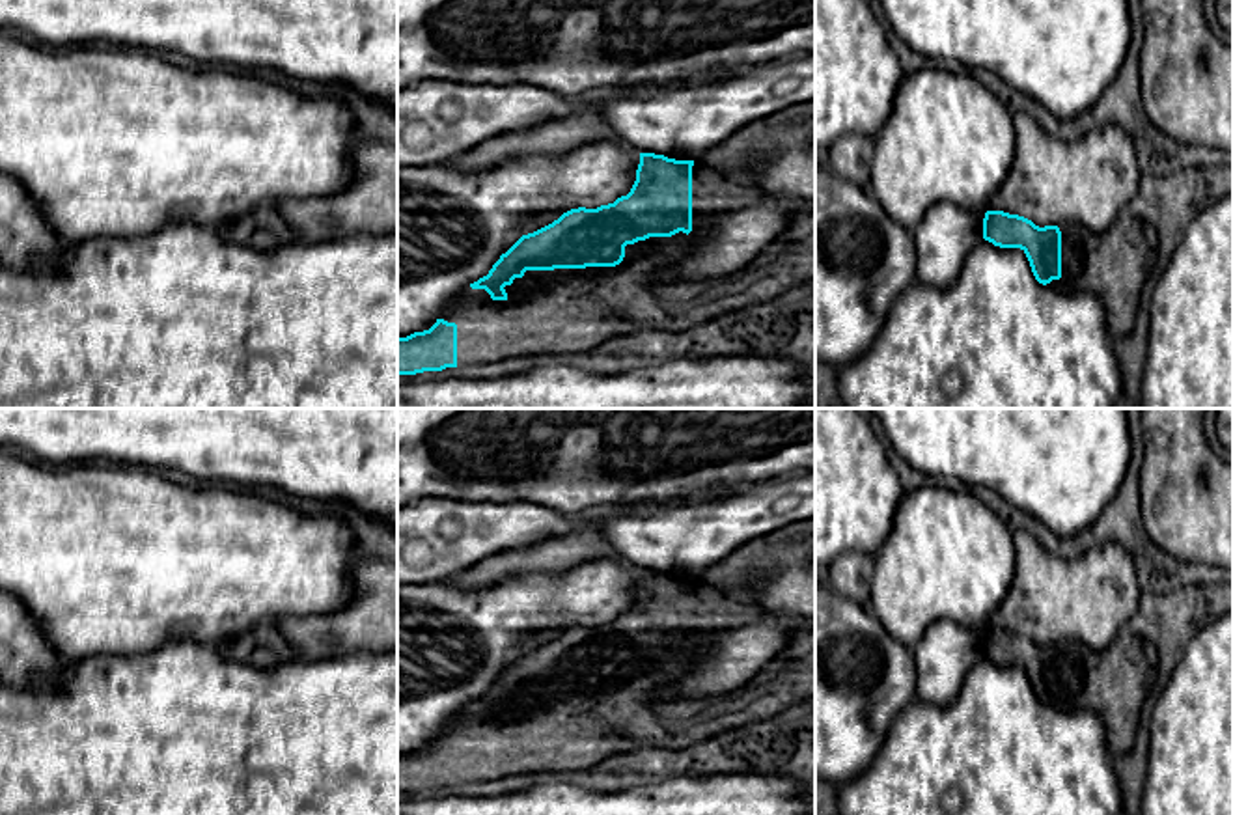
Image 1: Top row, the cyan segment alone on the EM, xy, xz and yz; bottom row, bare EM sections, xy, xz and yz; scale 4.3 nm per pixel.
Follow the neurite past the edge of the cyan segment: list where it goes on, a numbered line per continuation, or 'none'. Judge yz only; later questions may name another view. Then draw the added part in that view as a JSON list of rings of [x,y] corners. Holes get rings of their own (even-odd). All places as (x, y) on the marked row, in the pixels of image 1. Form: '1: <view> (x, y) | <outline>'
1: yz (1112, 265) | [[[1123,207],[1102,233],[1060,224],[1061,278],[1046,287],[1061,295],[1093,295],[1106,311],[1110,339],[1132,330],[1140,293],[1157,248],[1157,229]]]

